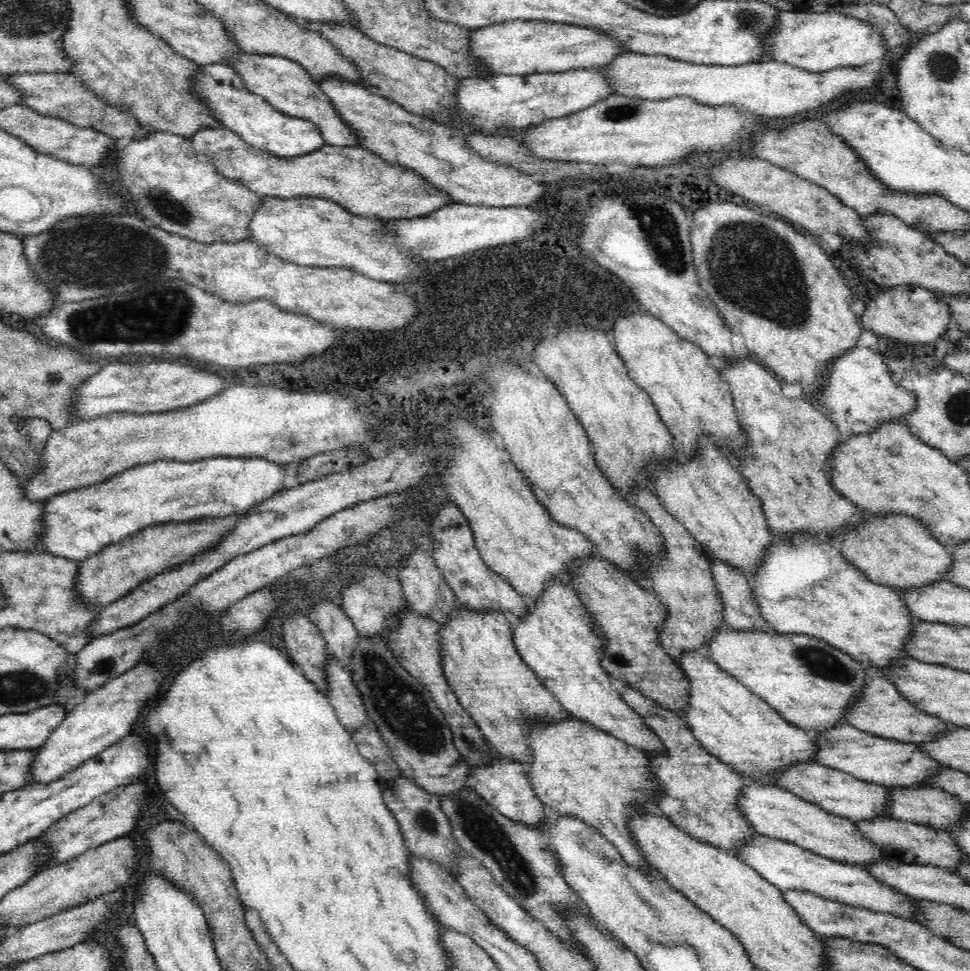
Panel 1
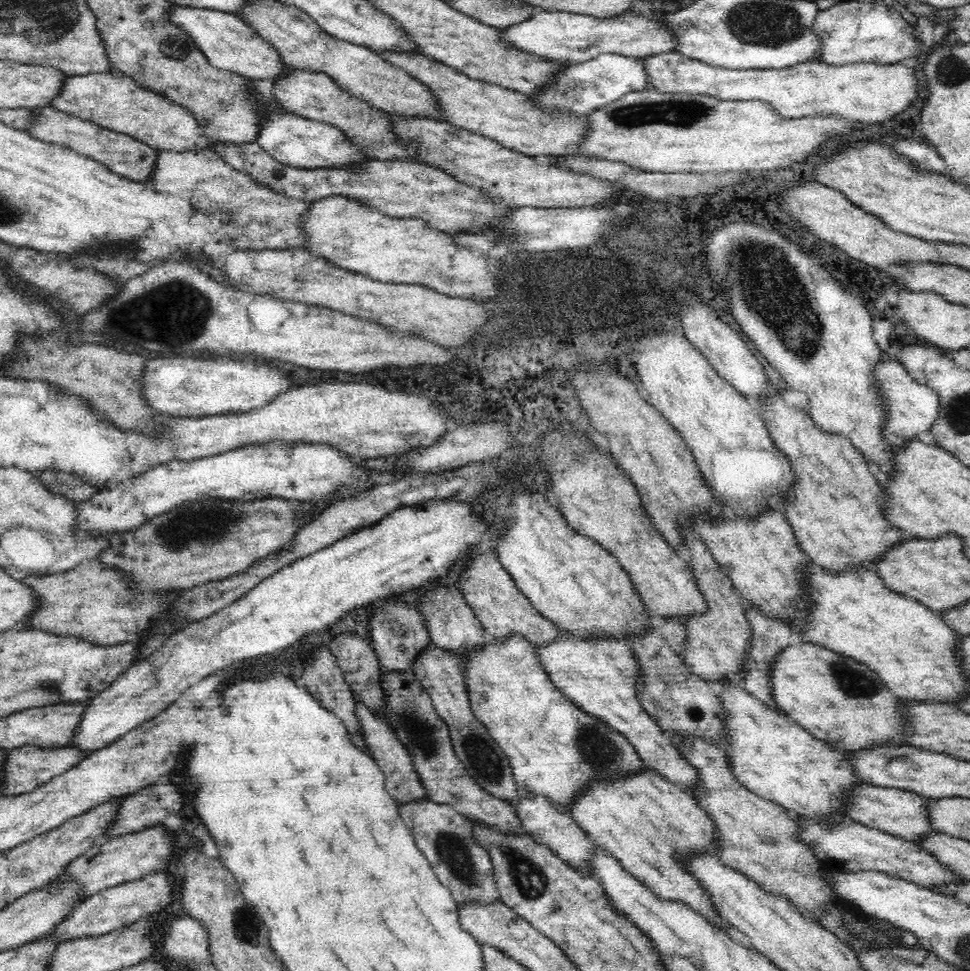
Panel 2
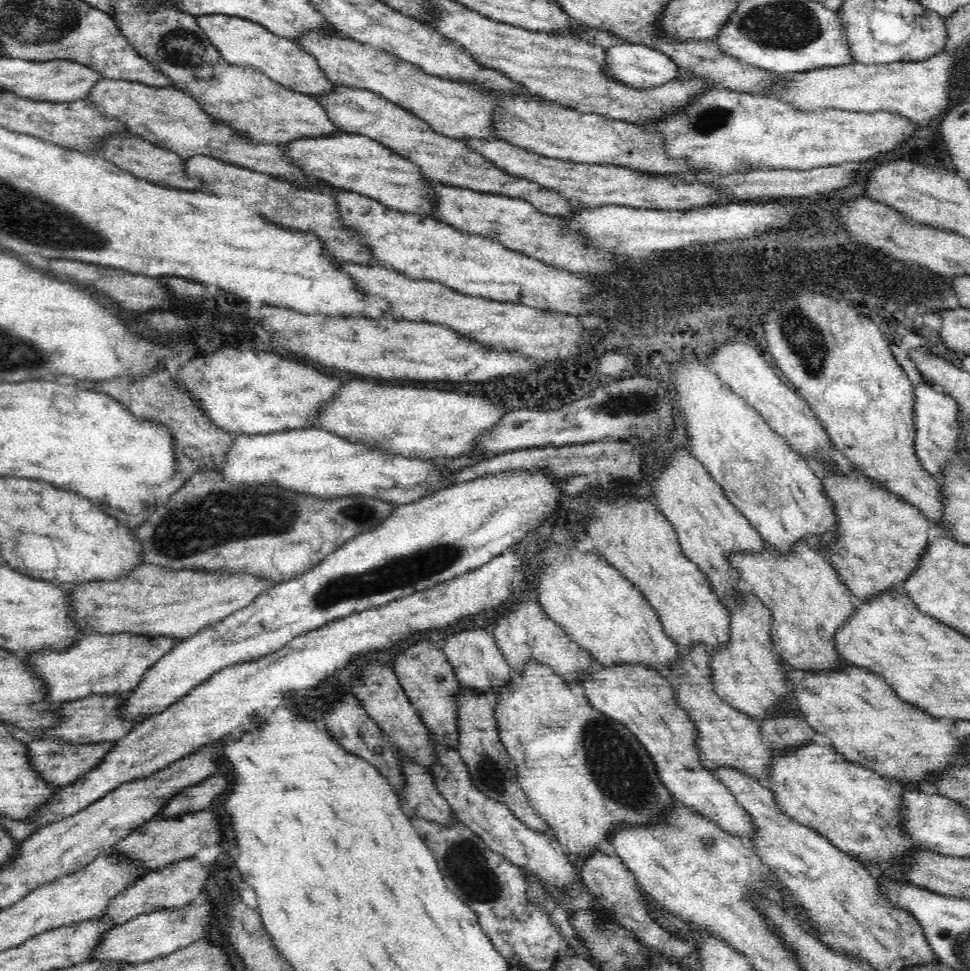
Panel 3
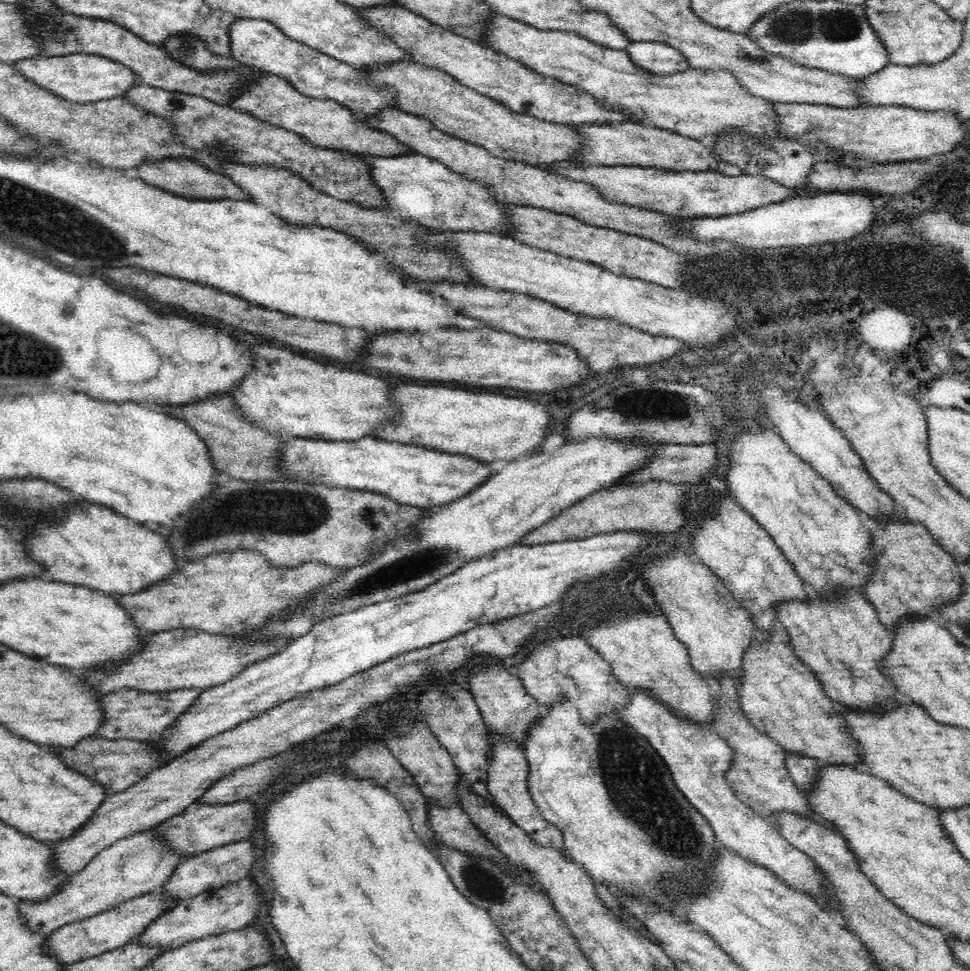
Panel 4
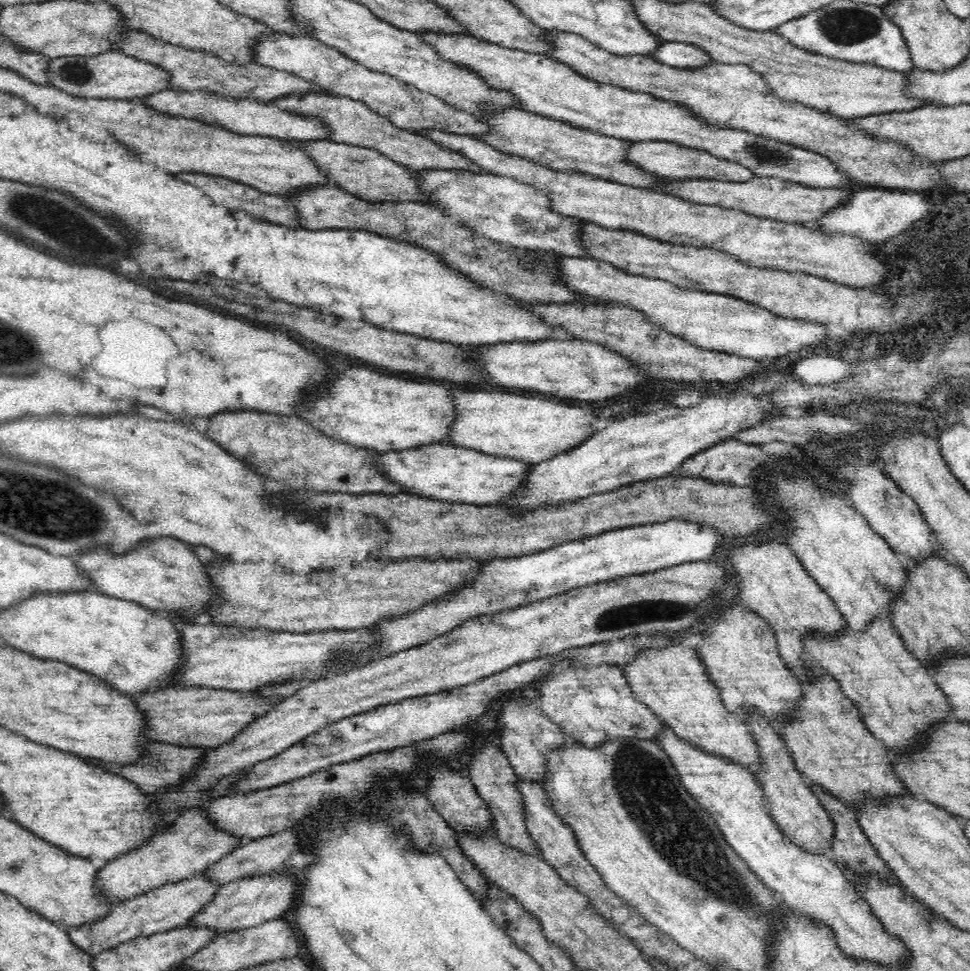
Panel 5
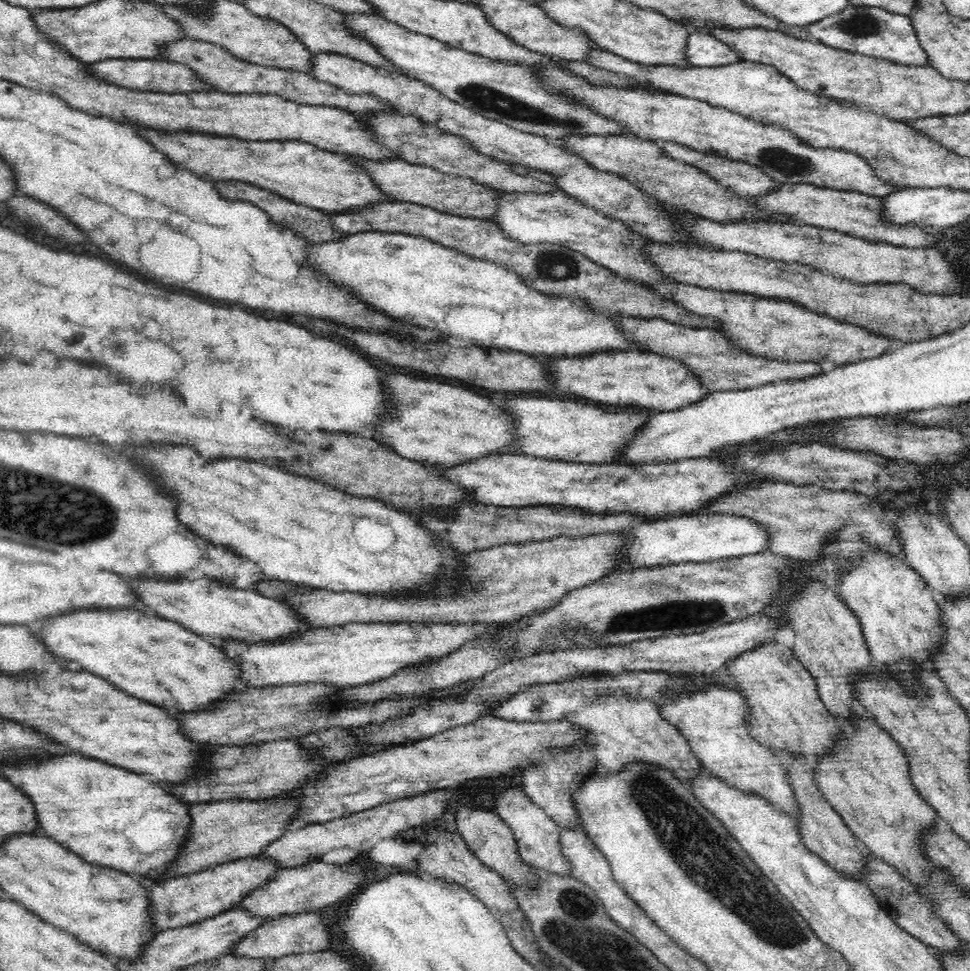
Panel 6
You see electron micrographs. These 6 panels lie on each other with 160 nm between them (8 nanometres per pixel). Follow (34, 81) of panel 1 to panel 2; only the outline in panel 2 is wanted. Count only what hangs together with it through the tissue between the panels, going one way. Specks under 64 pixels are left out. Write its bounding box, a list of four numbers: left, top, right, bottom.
[50,73,213,151]

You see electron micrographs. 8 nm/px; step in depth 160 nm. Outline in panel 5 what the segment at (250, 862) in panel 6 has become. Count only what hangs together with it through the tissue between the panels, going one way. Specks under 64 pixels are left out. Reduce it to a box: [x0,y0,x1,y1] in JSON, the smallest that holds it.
[65,876,218,955]

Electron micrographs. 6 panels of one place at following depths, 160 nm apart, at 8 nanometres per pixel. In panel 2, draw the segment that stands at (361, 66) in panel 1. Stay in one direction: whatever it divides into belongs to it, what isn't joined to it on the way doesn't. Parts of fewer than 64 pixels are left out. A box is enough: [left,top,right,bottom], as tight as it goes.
[372,50,586,157]

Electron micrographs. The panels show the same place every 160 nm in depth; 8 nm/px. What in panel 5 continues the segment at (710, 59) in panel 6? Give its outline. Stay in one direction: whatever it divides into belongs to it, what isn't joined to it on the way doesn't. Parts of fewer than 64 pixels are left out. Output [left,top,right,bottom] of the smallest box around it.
[648,41,710,68]

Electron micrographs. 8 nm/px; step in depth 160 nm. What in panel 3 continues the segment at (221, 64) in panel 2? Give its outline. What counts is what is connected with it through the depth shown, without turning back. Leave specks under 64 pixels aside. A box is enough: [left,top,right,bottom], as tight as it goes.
[194,14,332,95]

